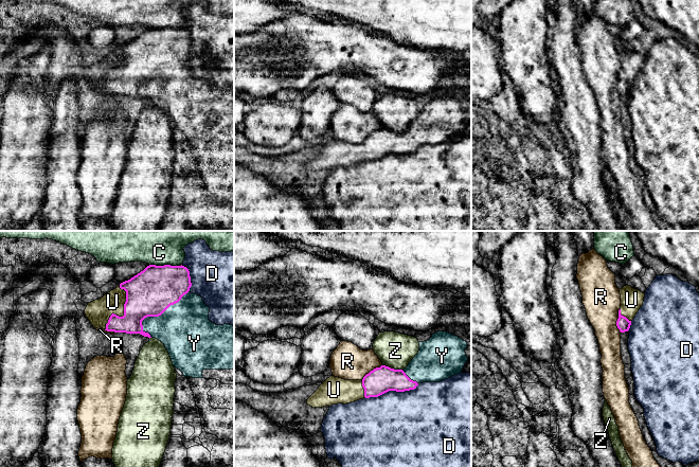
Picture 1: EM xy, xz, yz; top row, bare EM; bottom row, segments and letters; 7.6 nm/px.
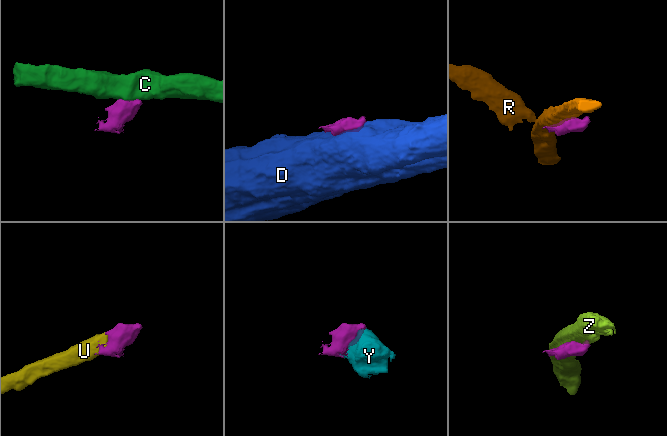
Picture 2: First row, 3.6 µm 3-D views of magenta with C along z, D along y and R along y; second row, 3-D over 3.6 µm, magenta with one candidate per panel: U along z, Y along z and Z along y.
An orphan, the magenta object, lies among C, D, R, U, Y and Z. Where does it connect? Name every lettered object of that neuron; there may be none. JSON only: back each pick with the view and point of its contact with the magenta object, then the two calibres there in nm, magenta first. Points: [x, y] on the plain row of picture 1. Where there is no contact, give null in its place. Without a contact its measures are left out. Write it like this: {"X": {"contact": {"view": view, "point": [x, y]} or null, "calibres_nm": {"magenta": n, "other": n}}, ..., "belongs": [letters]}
{"U": {"contact": {"view": "xy", "point": [124, 75]}, "calibres_nm": {"magenta": 360, "other": 190}}, "Y": {"contact": {"view": "xy", "point": [160, 77]}, "calibres_nm": {"magenta": 360, "other": 400}}, "belongs": ["U", "Y"]}

